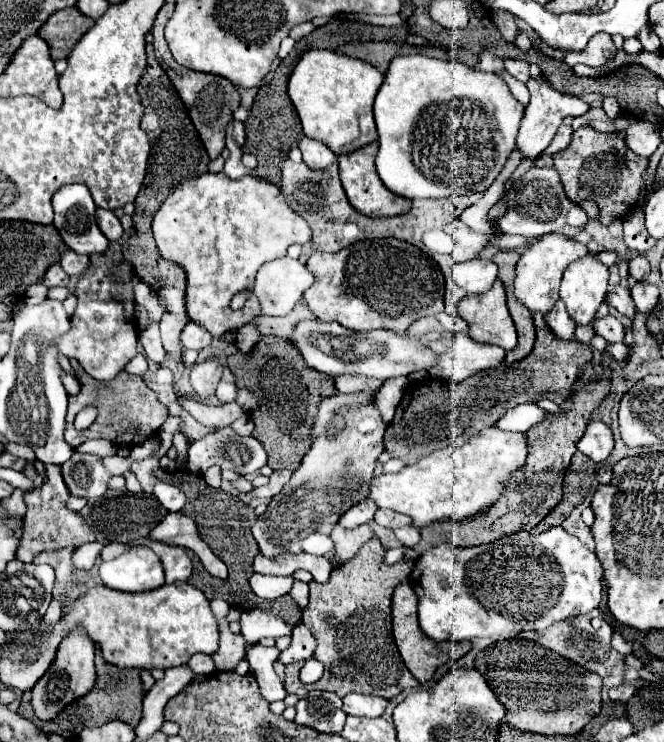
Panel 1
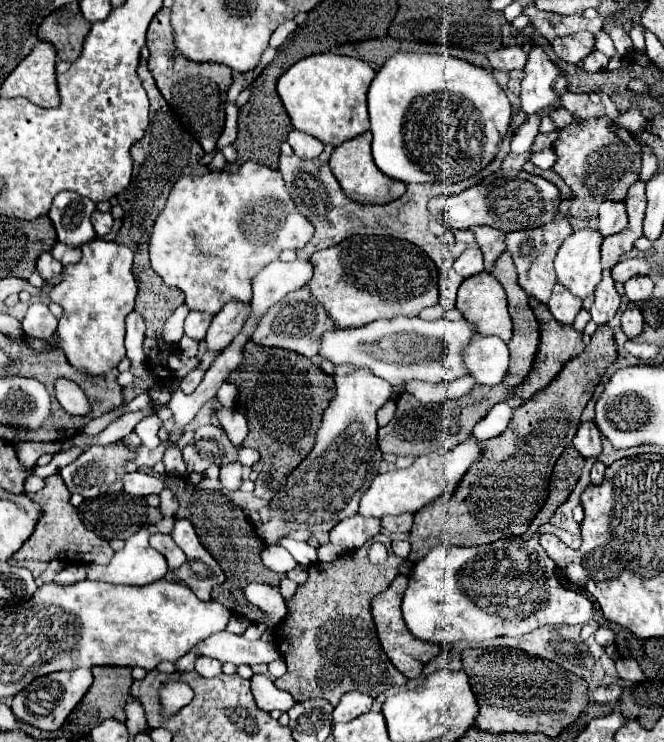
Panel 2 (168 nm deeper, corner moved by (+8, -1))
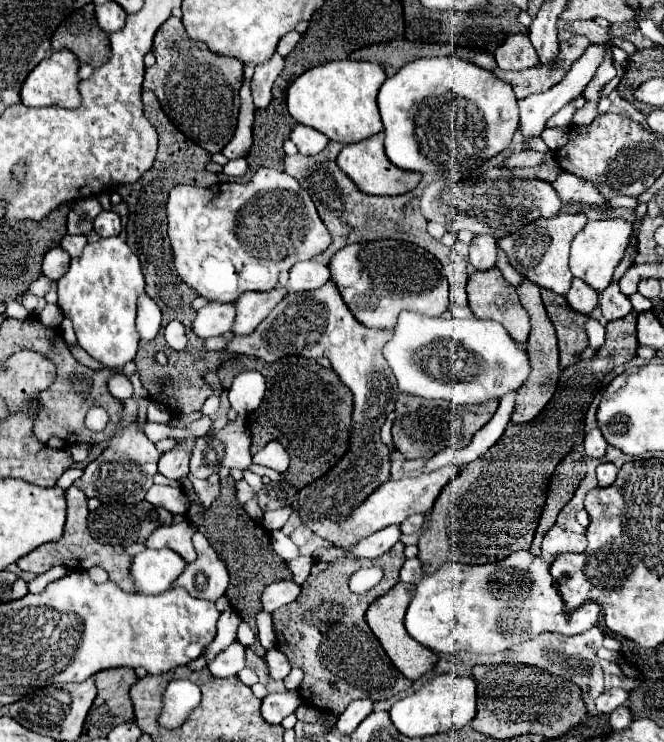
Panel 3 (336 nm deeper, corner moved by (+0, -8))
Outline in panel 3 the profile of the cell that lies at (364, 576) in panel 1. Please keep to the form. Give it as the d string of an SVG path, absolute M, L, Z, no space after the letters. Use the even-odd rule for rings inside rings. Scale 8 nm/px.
M398 542L394 548L382 554L382 558L374 560L338 558L334 562L316 562L310 576L302 584L298 600L272 612L276 648L286 654L294 668L304 672L304 682L300 686L300 698L304 702L320 710L342 714L346 706L358 698L374 698L374 692L378 692L380 698L386 698L386 694L394 696L412 686L412 682L398 674L398 670L388 662L380 642L374 638L364 620L366 608L398 582L398 572L404 560L404 544ZM370 566L380 566L384 570L382 580L364 594L350 592L350 576L356 570ZM376 678L382 678L380 688L374 688Z

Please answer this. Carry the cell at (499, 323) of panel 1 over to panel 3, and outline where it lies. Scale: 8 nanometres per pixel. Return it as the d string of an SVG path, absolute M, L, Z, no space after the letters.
M496 266L490 268L490 270L484 270L484 272L472 272L470 278L468 278L468 288L466 290L468 290L470 310L474 312L476 318L496 320L496 322L500 322L508 330L508 334L518 344L526 344L528 342L528 334L530 334L530 318L528 318L528 312L520 304L520 298L516 294L516 288L504 280L502 272Z

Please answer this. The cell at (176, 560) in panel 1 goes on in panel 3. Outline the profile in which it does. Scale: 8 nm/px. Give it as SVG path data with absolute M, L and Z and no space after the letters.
M188 520L170 524L170 526L160 526L158 530L150 534L150 538L146 540L146 546L148 548L170 548L178 552L186 562L192 562L196 558L196 550L192 546L194 532L196 528Z

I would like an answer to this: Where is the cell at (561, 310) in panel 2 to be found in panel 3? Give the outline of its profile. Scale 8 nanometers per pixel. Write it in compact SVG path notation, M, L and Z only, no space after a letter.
M574 278L572 286L566 294L566 300L572 306L572 310L576 310L580 314L590 314L598 304L598 292L594 288L586 286L586 282L582 282L580 278Z

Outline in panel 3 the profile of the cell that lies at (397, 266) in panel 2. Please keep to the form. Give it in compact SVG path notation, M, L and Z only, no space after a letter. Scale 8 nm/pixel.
M402 240L348 244L330 260L330 274L350 312L368 328L394 328L402 310L442 316L452 302L442 262L428 250Z

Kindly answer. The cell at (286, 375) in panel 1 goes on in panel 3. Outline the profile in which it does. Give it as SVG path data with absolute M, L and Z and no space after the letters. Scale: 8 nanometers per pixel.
M240 356L238 360L228 360L218 368L222 386L230 386L240 370L256 370L268 384L262 406L254 410L248 420L252 432L252 454L262 450L270 440L278 440L290 454L286 478L298 490L326 474L332 464L346 454L352 430L352 392L342 384L332 368L324 368L316 360L302 356L284 356L274 364Z

